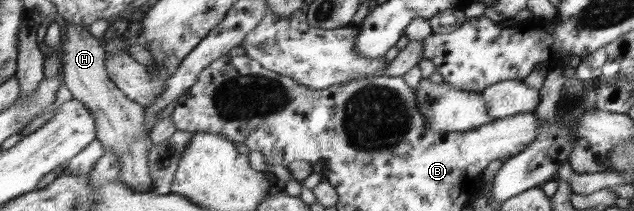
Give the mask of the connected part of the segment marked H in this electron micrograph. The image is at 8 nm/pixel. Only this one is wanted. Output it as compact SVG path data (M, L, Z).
M65 20L65 25L61 27L61 44L63 47L63 57L61 57L61 67L64 72L64 83L72 93L72 99L77 99L83 103L95 117L97 121L96 139L102 143L104 148L114 149L120 163L122 171L120 179L122 184L127 185L132 191L142 193L153 193L153 181L148 173L148 151L151 145L147 145L145 135L145 108L132 98L125 96L125 93L117 87L117 84L109 77L107 71L108 50L105 49L105 40L97 38L91 34L87 25L73 25Z

